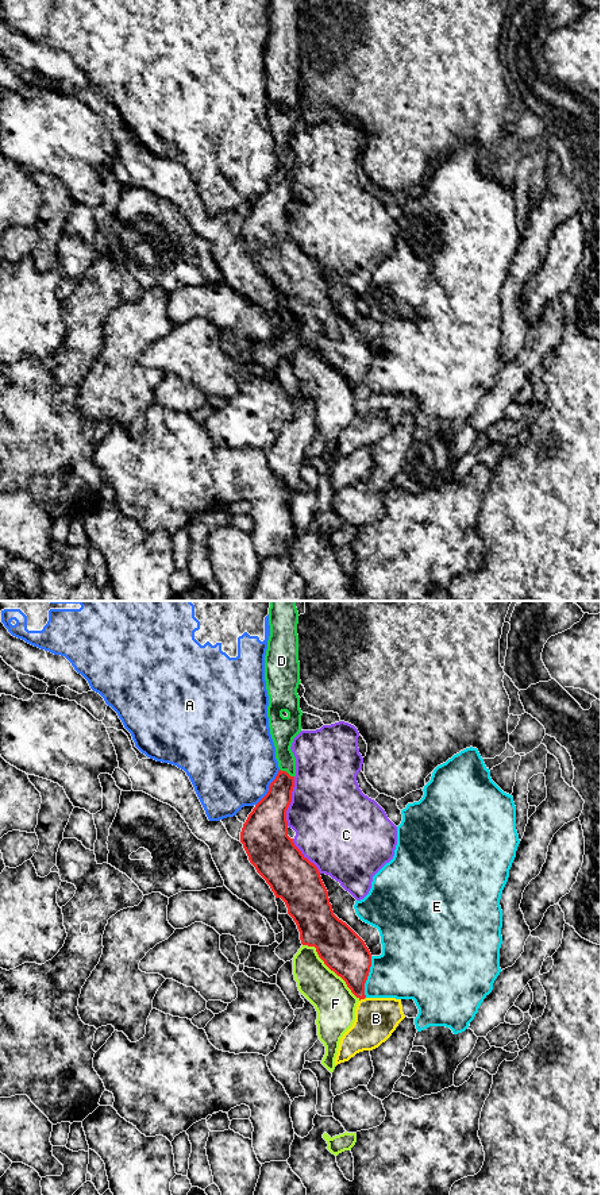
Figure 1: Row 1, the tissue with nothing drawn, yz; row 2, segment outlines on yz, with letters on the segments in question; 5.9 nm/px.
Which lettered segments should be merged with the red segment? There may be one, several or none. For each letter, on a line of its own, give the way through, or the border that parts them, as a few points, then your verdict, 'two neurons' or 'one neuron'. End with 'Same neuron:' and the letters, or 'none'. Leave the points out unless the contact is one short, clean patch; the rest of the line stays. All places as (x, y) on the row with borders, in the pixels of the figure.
A: along yz (280, 770), (270, 783), (268, 793), (255, 805) | two neurons
B: along yz (365, 997), (359, 1001) | two neurons
C: two neurons
D: across yz (270, 810), (280, 795), (285, 771), (284, 729) | one neuron
E: two neurons
F: two neurons
Same neuron: D

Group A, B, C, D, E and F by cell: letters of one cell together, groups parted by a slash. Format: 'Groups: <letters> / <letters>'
Groups: A / B / C / D / E / F

